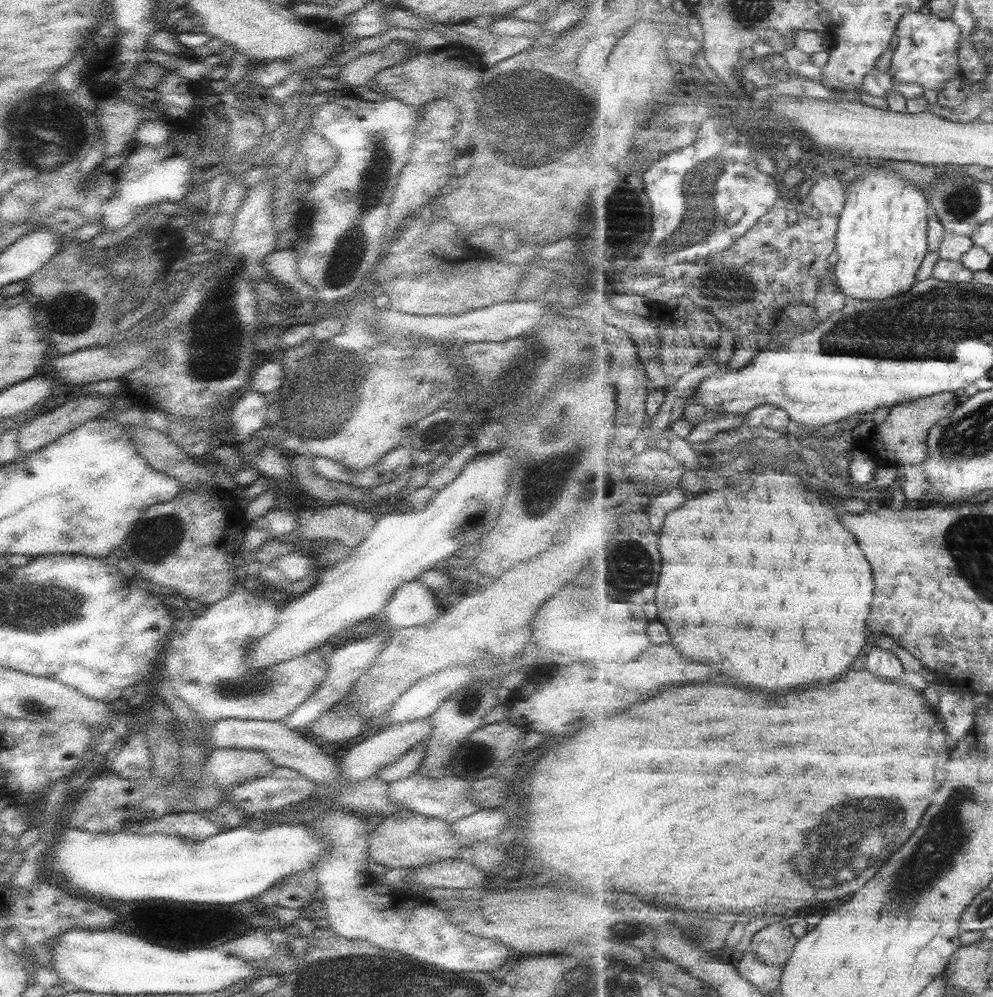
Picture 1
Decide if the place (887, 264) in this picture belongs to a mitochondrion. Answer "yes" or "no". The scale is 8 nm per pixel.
no

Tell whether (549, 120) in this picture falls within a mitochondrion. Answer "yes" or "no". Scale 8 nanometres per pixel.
yes

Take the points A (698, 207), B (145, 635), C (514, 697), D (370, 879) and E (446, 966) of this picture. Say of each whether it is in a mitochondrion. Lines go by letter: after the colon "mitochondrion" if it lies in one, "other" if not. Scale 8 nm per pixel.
A: mitochondrion
B: other
C: other
D: other
E: mitochondrion

